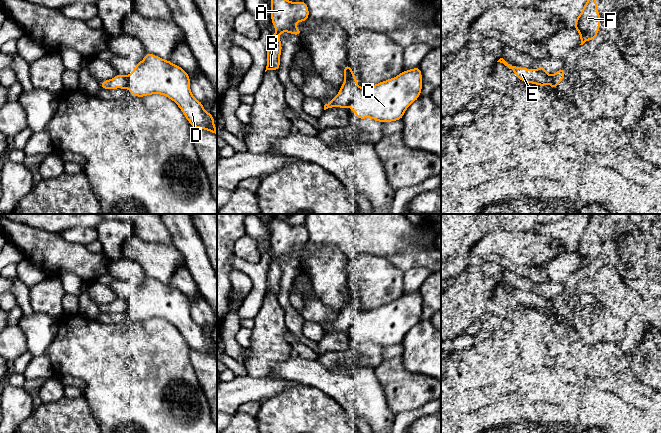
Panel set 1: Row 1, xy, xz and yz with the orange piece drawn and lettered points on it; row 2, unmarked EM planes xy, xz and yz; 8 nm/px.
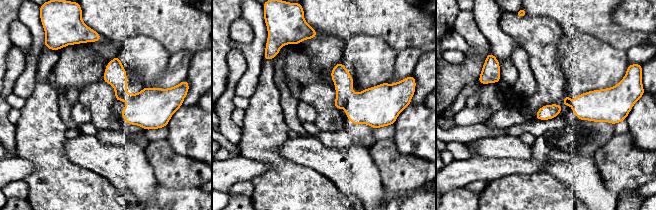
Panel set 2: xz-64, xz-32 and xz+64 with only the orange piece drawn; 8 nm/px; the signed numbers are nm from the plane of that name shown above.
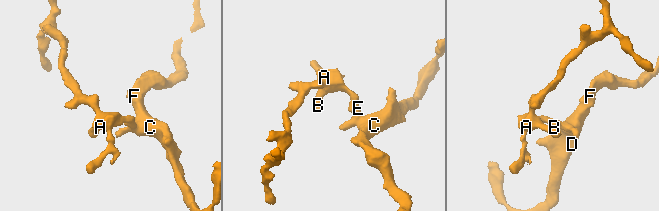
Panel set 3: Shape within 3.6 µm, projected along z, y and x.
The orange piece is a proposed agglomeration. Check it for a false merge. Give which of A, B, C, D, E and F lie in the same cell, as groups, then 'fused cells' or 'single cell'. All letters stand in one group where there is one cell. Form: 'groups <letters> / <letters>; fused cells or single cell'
groups A B E / C D F; fused cells

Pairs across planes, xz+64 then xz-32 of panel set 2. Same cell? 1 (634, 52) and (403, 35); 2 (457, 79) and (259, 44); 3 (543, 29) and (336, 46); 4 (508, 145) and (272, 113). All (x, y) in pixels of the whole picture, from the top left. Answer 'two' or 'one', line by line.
1: two
2: two
3: one
4: two

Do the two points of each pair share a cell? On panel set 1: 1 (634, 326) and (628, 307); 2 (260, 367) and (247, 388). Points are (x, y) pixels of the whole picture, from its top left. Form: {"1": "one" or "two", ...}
{"1": "two", "2": "two"}

